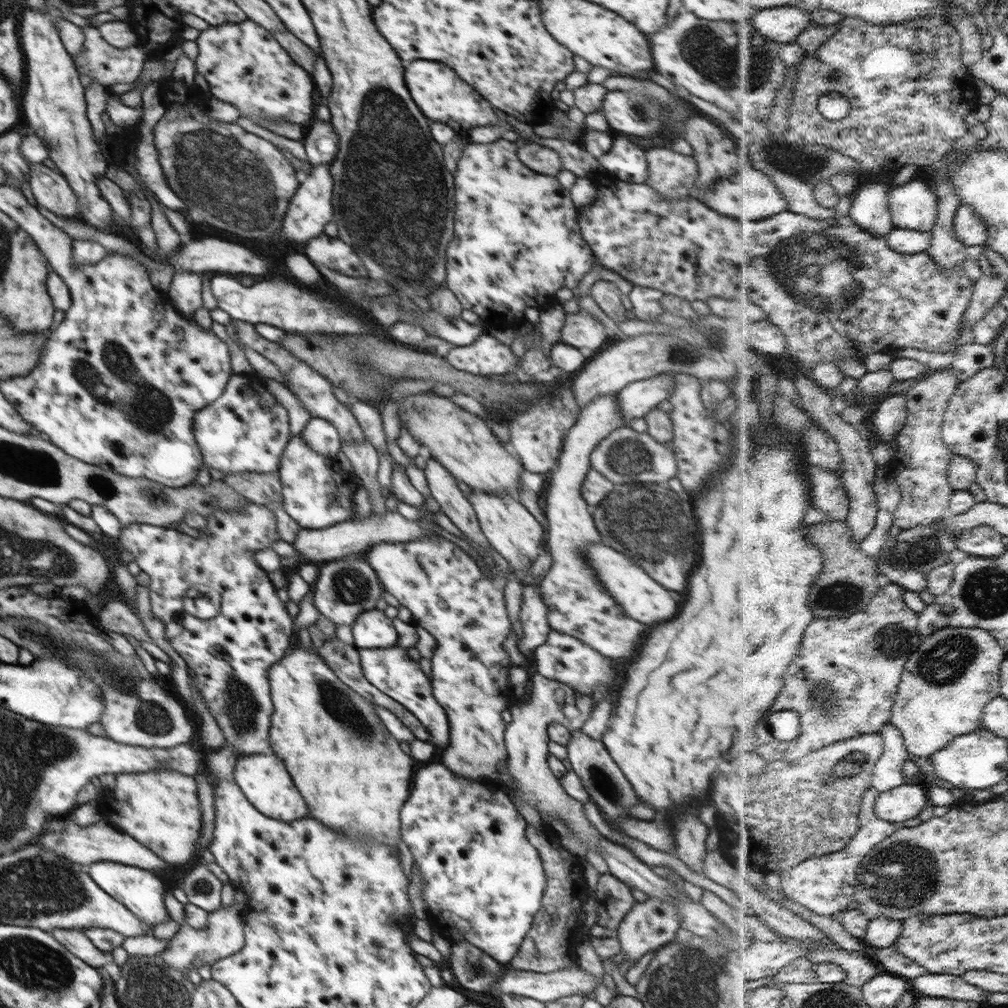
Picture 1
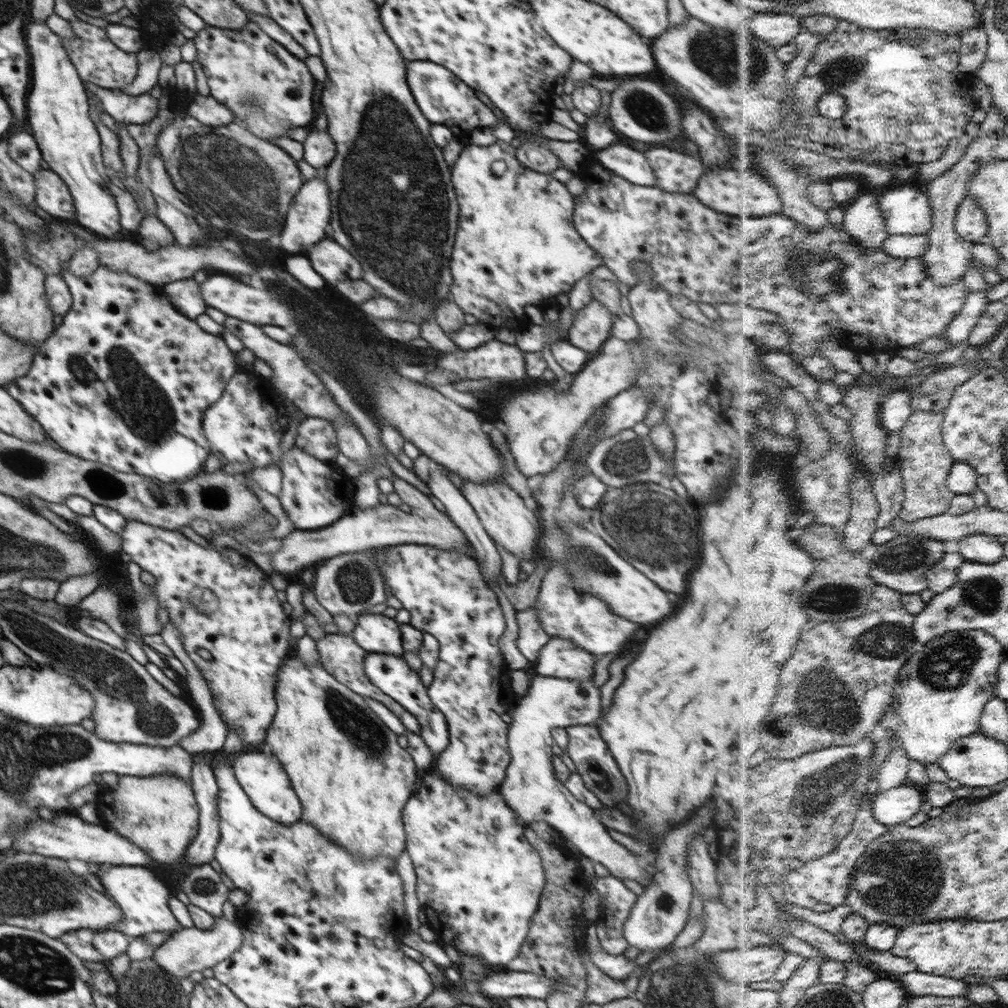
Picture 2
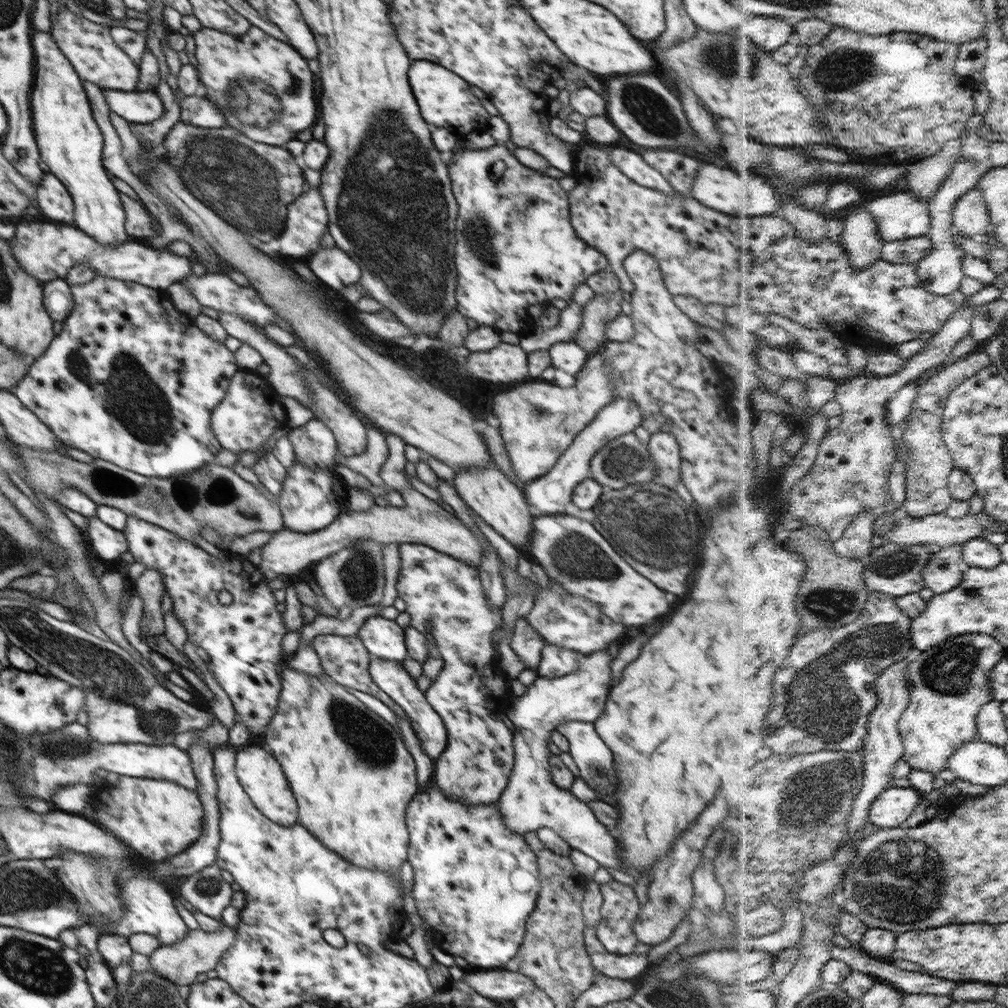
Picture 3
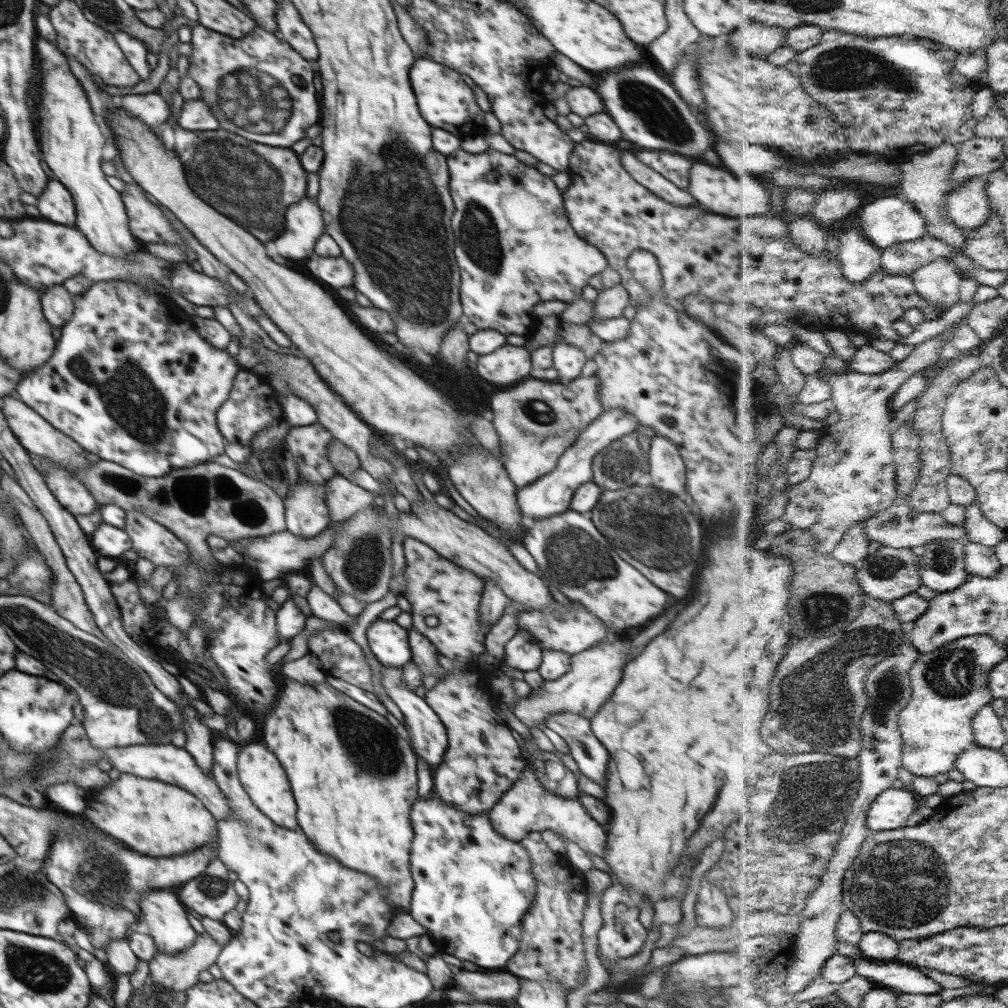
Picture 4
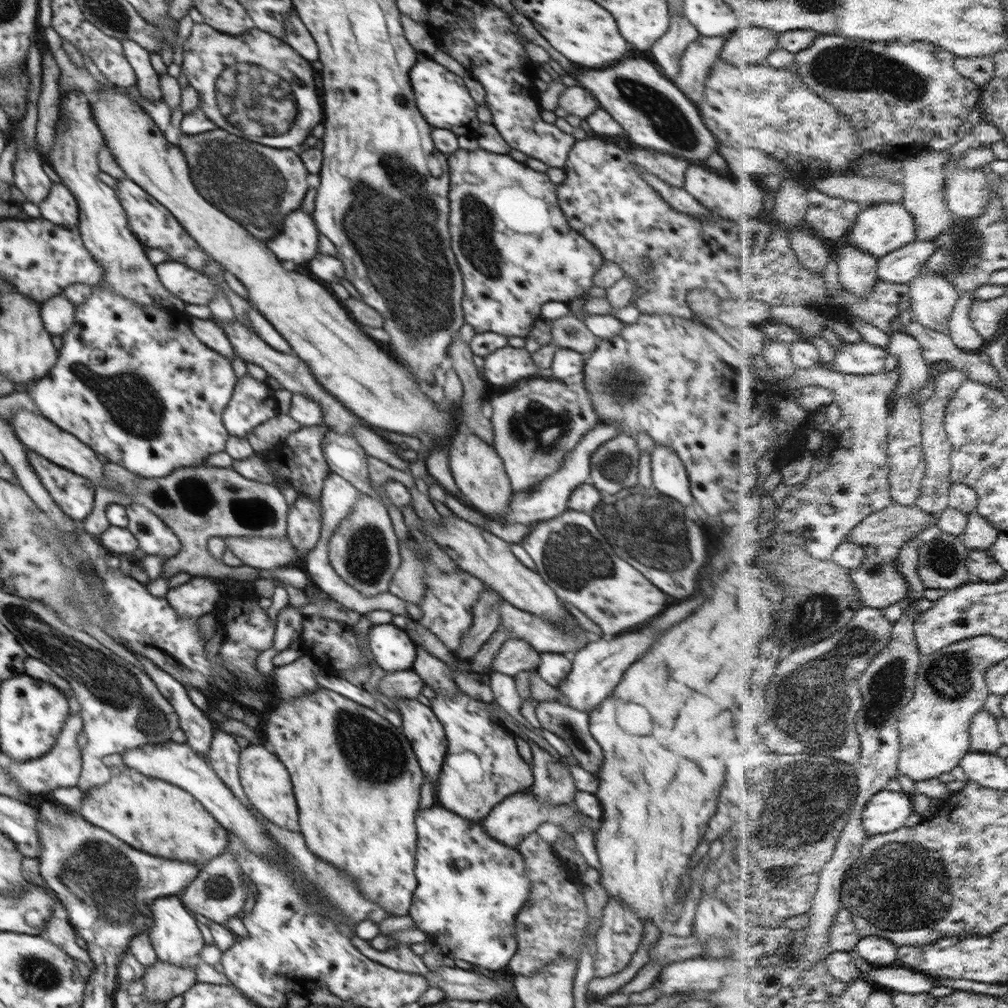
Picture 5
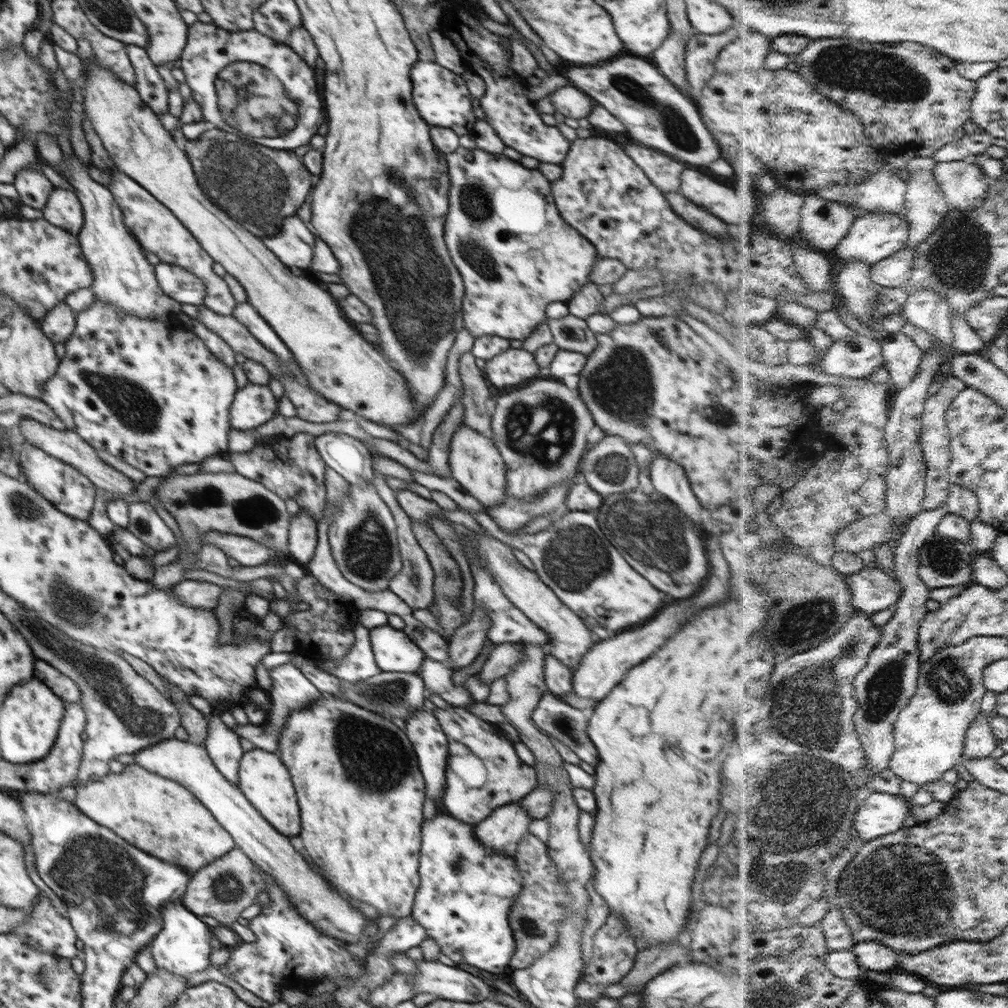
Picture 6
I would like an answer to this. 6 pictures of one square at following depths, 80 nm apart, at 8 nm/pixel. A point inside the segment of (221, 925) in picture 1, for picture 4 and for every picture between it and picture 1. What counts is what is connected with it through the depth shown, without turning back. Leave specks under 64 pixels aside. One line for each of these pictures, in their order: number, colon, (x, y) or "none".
2: (188, 950)
3: (200, 950)
4: (174, 972)

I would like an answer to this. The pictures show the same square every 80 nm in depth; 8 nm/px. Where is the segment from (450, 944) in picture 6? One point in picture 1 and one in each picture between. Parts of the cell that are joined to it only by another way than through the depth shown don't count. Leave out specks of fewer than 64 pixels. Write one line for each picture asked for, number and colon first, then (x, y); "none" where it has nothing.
1: (483, 882)
2: (479, 880)
3: (475, 883)
4: (472, 887)
5: (470, 888)

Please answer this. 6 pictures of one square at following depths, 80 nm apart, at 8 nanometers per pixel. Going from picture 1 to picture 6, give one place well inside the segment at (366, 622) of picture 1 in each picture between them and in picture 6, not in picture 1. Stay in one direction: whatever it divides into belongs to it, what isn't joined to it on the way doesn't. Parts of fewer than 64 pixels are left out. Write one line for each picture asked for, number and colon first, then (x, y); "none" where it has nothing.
2: (375, 633)
3: (383, 638)
4: (388, 642)
5: (393, 651)
6: (394, 652)

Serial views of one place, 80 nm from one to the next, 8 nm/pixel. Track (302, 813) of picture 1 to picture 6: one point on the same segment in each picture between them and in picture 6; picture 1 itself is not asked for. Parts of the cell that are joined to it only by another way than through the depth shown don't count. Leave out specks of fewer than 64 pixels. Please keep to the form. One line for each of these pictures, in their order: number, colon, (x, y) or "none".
2: (258, 772)
3: (261, 777)
4: (262, 776)
5: (265, 780)
6: (265, 780)

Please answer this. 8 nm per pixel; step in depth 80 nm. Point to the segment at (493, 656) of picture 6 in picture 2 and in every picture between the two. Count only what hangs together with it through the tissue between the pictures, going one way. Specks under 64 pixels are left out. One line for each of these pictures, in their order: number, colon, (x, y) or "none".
2: (531, 637)
3: (528, 644)
4: (522, 653)
5: (516, 655)

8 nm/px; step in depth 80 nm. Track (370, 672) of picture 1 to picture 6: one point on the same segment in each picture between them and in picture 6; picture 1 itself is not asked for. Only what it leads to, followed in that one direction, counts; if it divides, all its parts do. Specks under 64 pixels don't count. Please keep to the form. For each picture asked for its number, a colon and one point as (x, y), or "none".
2: (390, 673)
3: (391, 678)
4: (427, 734)
5: (420, 726)
6: (430, 743)

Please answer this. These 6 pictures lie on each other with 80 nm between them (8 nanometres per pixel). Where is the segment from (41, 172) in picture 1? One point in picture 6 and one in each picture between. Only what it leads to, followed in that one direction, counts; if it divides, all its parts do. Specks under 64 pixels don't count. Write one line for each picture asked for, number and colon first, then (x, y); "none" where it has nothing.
2: (53, 197)
3: (54, 201)
4: (55, 204)
5: (60, 208)
6: (63, 210)

